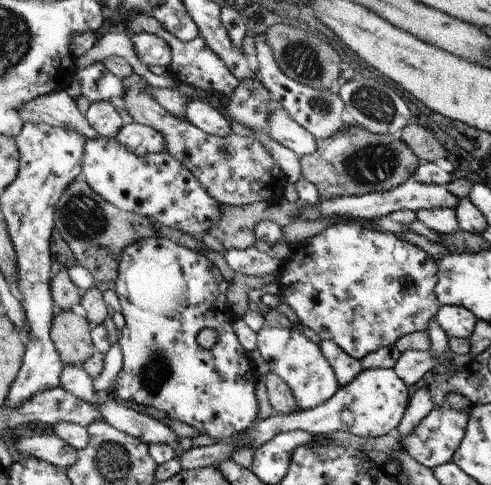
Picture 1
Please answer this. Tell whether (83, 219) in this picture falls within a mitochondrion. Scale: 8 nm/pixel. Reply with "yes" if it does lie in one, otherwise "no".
yes

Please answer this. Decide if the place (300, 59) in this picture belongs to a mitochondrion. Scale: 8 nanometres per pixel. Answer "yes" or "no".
yes

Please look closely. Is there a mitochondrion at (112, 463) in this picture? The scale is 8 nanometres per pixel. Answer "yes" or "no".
yes

